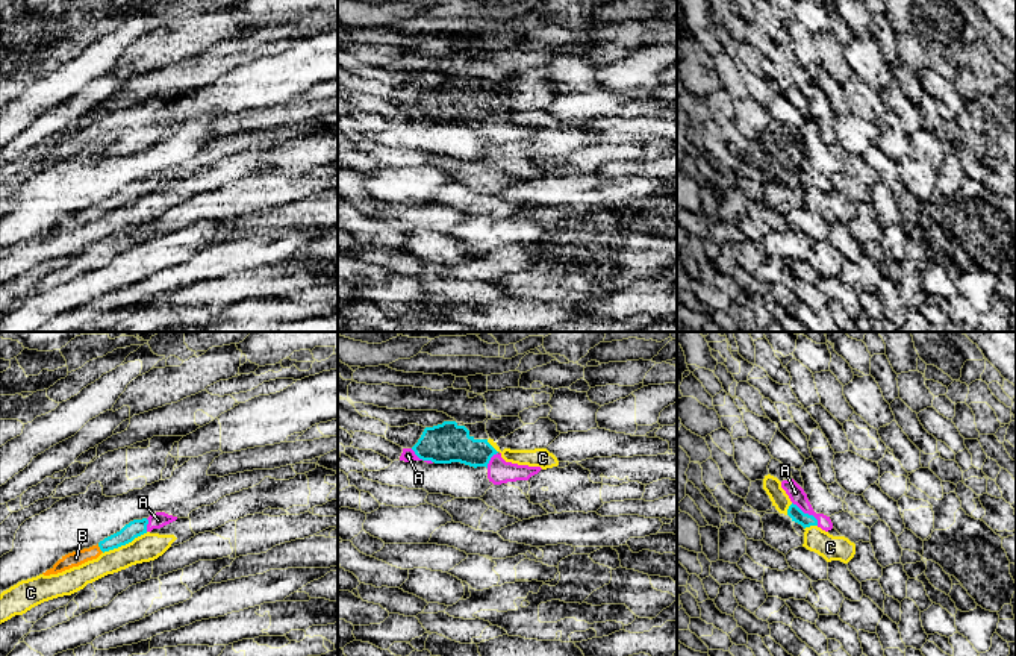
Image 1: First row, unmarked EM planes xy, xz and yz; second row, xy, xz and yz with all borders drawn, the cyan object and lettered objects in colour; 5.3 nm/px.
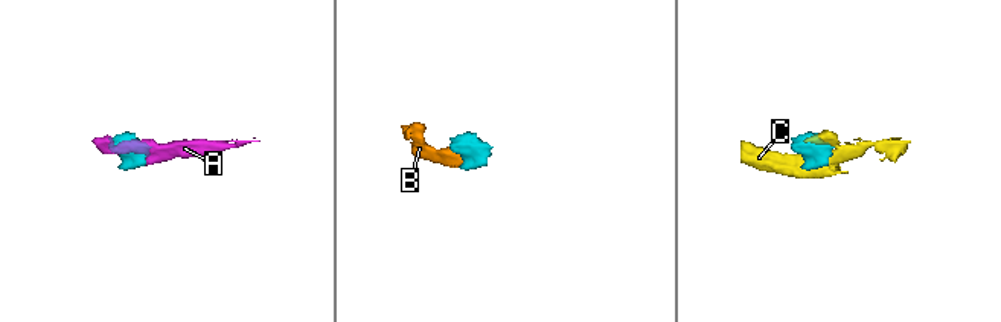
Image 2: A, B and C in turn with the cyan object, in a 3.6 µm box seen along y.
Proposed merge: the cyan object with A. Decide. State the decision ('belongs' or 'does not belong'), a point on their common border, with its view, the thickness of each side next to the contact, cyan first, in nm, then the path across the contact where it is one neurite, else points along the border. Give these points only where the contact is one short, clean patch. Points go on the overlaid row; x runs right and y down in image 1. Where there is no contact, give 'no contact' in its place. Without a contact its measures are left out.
belongs; meets cyan in yz at (807, 514); 70 nm thick on the cyan side, 90 nm on the other

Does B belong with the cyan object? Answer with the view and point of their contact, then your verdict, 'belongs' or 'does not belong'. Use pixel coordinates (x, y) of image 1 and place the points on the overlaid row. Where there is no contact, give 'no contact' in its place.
meets cyan in xy at (100, 549); belongs

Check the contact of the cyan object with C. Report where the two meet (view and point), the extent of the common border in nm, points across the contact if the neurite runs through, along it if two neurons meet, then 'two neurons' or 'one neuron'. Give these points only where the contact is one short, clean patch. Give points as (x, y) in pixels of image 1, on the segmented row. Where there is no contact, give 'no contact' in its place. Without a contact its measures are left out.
meets cyan in xy at (124, 544); contact 260 nm long; two neurons

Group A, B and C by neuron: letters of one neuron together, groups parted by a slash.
A B / C

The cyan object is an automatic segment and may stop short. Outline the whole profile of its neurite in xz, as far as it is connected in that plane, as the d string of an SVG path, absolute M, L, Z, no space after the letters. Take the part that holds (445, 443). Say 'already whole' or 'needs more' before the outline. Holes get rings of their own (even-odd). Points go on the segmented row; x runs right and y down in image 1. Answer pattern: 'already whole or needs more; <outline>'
needs more; M456 421L425 427L412 448L403 448L400 461L424 461L427 464L460 462L469 467L486 467L494 485L528 480L541 467L506 462L488 439L475 439L465 426Z

